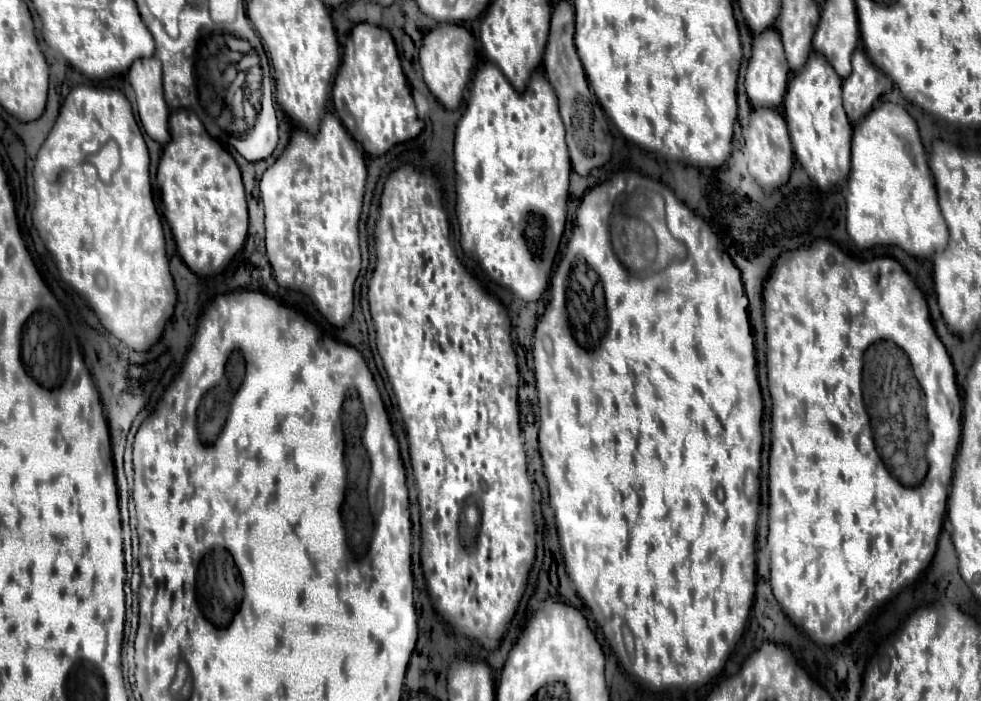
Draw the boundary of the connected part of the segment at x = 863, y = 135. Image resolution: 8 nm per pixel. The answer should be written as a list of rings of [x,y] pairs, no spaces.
[[[881,103],[855,125],[851,147],[851,175],[847,183],[847,235],[859,249],[875,245],[895,245],[915,259],[929,259],[947,247],[949,231],[937,205],[937,191],[927,155],[919,137],[917,123],[901,107],[893,103]]]

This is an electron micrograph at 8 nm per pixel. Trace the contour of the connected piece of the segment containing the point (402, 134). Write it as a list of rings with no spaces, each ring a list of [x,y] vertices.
[[[369,23],[355,25],[347,37],[343,63],[333,85],[333,105],[349,135],[361,143],[367,155],[383,155],[397,143],[415,139],[425,127],[417,115],[393,37],[387,29]]]

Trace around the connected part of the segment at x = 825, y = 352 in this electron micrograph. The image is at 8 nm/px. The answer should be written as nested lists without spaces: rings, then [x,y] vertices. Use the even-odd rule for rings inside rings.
[[[815,241],[811,247],[801,247],[793,253],[785,253],[781,261],[777,261],[773,273],[769,275],[769,281],[763,289],[763,305],[765,305],[765,331],[767,331],[767,379],[769,379],[769,393],[773,399],[773,413],[771,413],[771,453],[769,453],[769,551],[771,551],[771,587],[777,603],[783,607],[785,615],[801,627],[811,641],[817,645],[837,645],[851,633],[855,633],[867,619],[867,615],[873,611],[875,605],[883,603],[887,597],[899,593],[901,589],[909,587],[917,581],[917,577],[929,567],[933,559],[939,536],[942,532],[943,515],[947,509],[947,495],[949,485],[953,479],[953,463],[955,455],[959,451],[962,432],[962,398],[959,395],[957,383],[955,383],[955,367],[951,363],[951,357],[937,337],[931,321],[929,321],[929,309],[921,295],[921,291],[915,287],[913,279],[907,275],[907,271],[891,257],[881,257],[869,263],[861,263],[845,255],[835,243],[831,241]],[[875,341],[893,341],[899,345],[911,363],[911,369],[915,373],[915,379],[919,381],[923,395],[925,395],[925,413],[929,421],[929,429],[933,433],[933,439],[927,447],[927,459],[929,459],[929,473],[919,485],[919,489],[903,487],[895,477],[889,475],[885,469],[881,457],[876,451],[869,425],[869,415],[863,405],[861,397],[861,369],[863,369],[863,353],[869,345]]]

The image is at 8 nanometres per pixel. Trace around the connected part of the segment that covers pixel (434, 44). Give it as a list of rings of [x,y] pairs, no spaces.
[[[441,25],[439,29],[433,29],[423,37],[423,47],[419,51],[423,79],[429,87],[429,91],[439,99],[439,103],[445,109],[453,111],[459,107],[459,103],[463,99],[463,91],[471,77],[473,57],[475,57],[475,41],[465,27]]]

